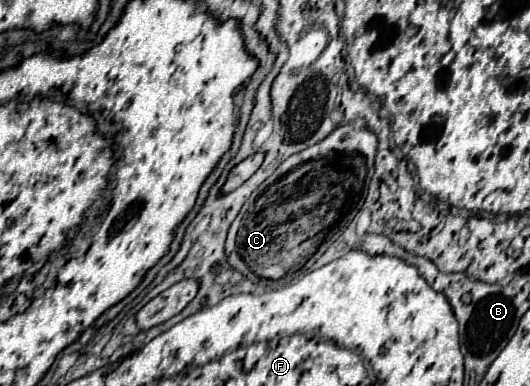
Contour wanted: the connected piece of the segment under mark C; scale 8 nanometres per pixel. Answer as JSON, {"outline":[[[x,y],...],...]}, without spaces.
{"outline":[[[351,124],[339,126],[329,134],[323,142],[305,148],[299,154],[289,156],[243,204],[239,216],[229,228],[225,254],[237,272],[247,276],[251,282],[259,284],[261,280],[281,280],[295,272],[299,272],[305,262],[325,244],[333,234],[339,232],[341,226],[351,220],[365,196],[369,182],[373,178],[373,162],[375,162],[375,150],[377,150],[377,136],[373,132],[355,130]]]}

